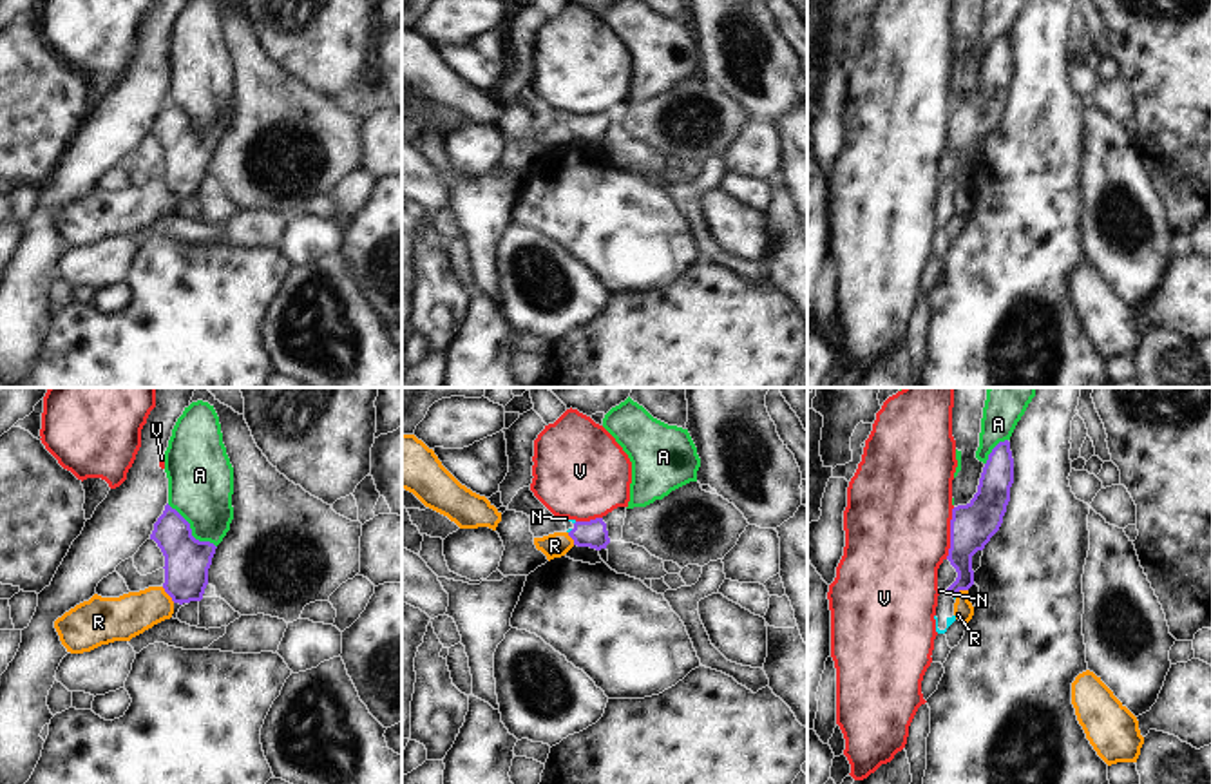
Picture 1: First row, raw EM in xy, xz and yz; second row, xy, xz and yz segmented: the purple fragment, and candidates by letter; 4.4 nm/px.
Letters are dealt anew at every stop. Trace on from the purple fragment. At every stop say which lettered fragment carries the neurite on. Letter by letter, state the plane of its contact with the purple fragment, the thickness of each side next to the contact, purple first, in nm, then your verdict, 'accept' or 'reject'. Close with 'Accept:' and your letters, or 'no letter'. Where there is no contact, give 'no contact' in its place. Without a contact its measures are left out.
A: xy | 200/280 nm | reject
N: yz | 140/20 nm | accept
R: xy | 200/190 nm | reject
V: yz | 200/480 nm | reject
Accept: N

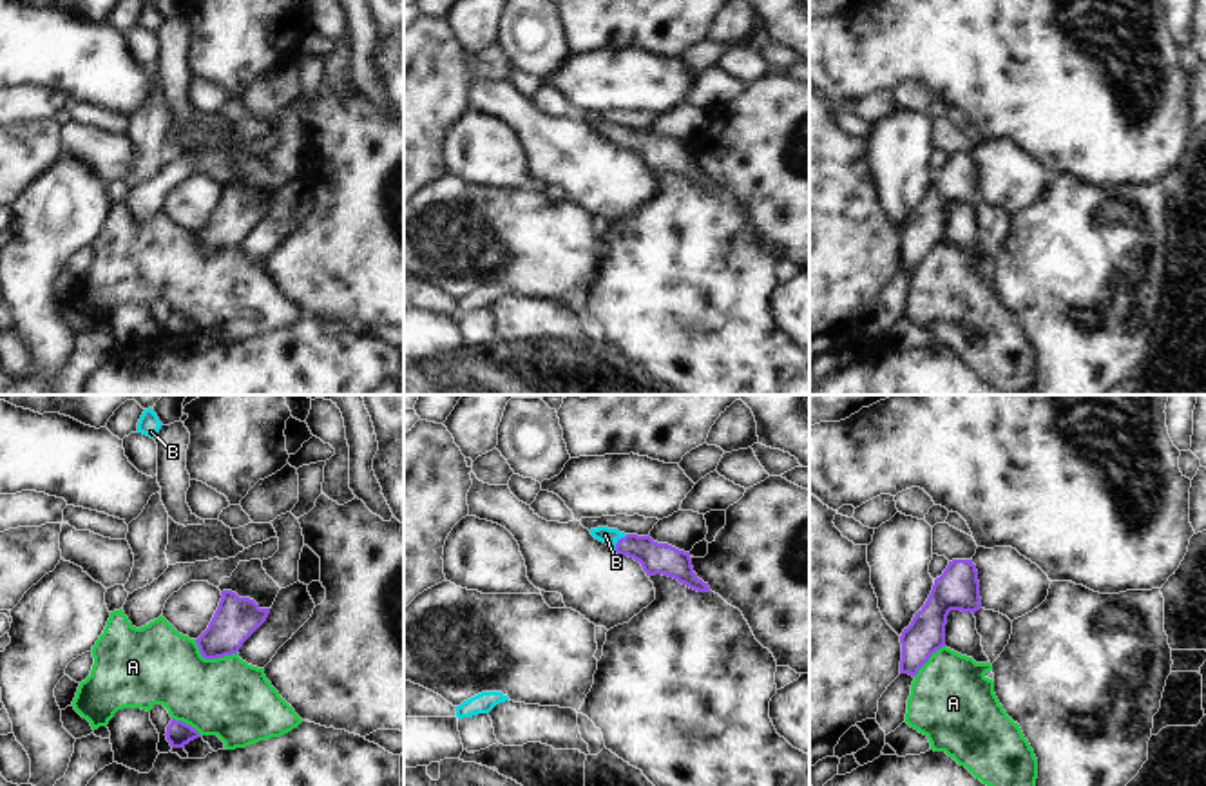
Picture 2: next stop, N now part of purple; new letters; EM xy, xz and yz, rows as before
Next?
A: xy | 190/360 nm | reject
B: xz | 140/70 nm | accept
Accept: B

